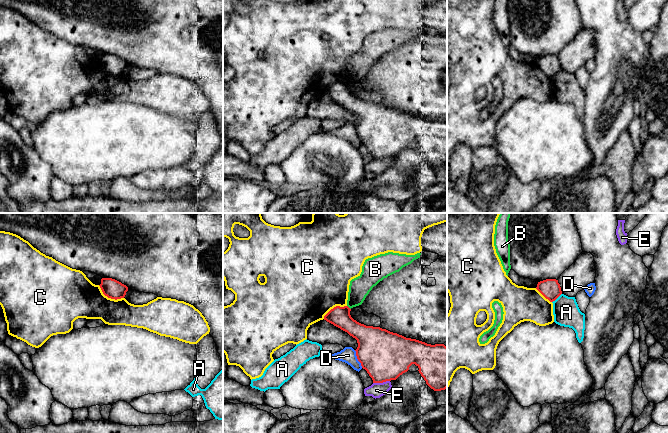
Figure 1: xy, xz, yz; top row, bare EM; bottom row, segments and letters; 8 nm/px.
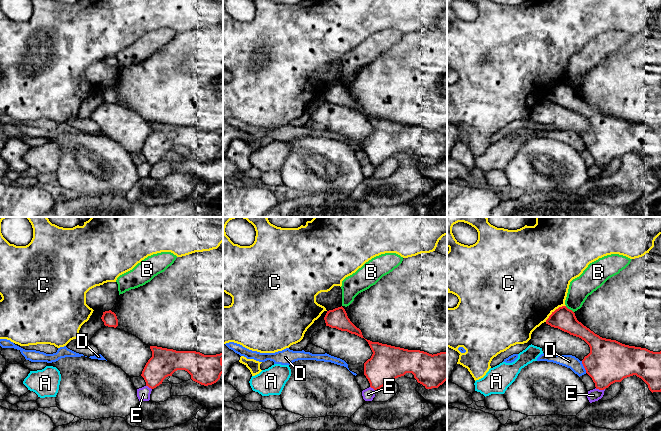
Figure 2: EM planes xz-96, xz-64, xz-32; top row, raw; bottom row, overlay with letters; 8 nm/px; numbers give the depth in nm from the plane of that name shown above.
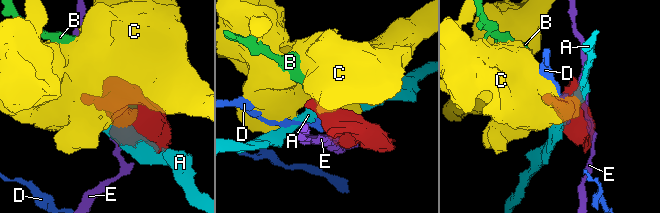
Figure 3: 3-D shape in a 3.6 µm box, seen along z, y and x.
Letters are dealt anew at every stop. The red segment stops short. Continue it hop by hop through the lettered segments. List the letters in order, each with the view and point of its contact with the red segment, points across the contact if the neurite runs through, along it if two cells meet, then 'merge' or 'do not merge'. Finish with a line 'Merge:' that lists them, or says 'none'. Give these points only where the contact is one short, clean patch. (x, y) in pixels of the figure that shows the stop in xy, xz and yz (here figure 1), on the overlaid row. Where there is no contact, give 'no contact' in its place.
A: yz (556, 298) | along yz (561, 293), (552, 302) | do not merge
B: xz (348, 307) | along xz (347, 305), (350, 309) | do not merge
C: xy (109, 297) | do not merge
D: xz (357, 358) | do not merge
E: xz (381, 382) | do not merge
Merge: none

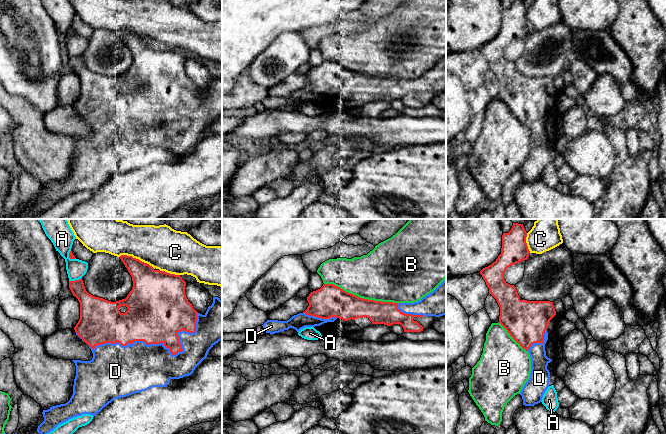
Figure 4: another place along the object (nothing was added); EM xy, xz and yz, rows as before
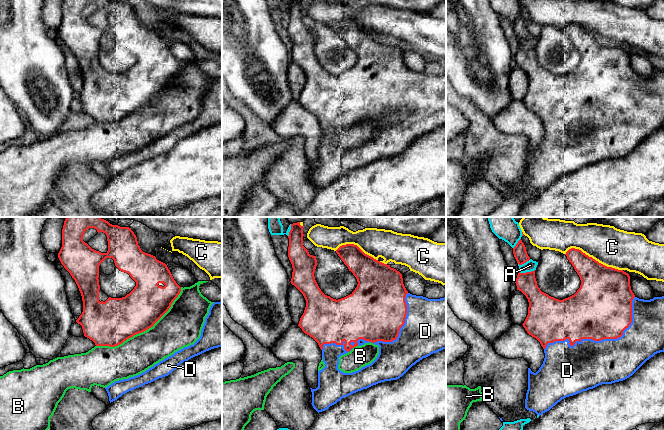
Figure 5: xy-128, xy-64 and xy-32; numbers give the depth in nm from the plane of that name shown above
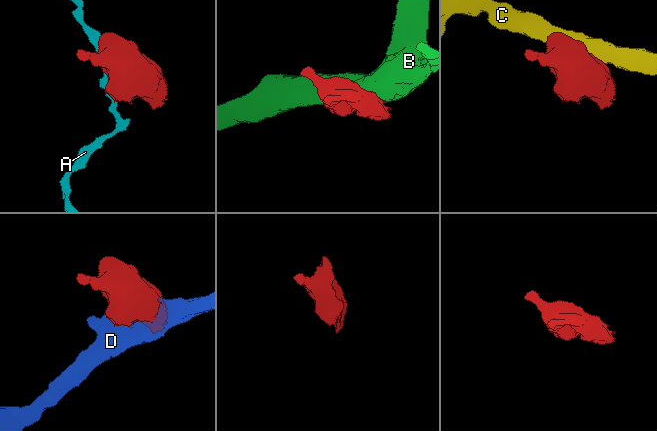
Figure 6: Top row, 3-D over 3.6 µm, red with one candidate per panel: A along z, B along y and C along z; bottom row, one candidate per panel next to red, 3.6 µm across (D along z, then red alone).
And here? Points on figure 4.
A: xy (75, 280) | do not merge
B: xz (361, 298) | do not merge
C: xy (135, 258) | do not merge
D: xy (161, 342) | merge
Merge: D

